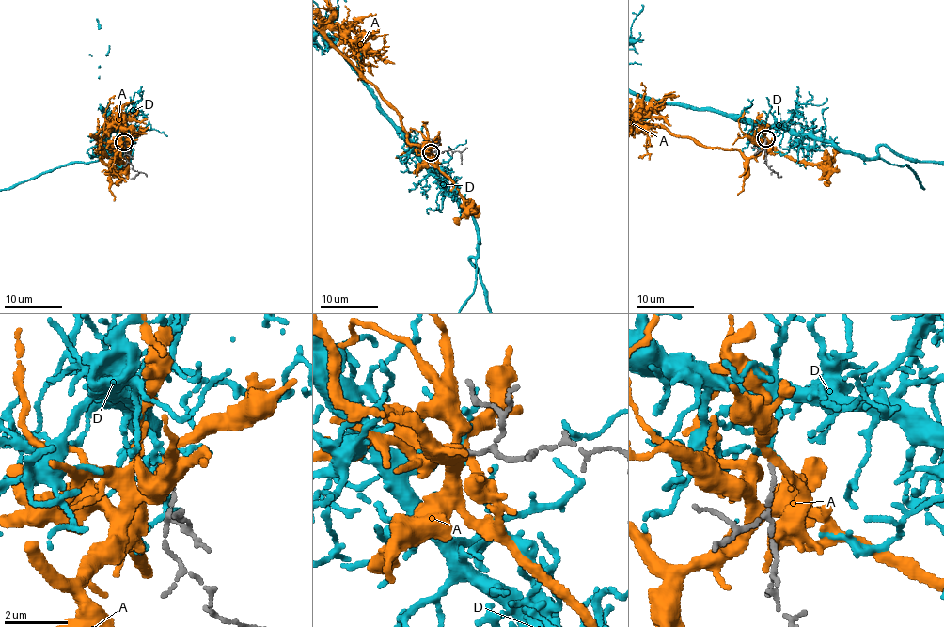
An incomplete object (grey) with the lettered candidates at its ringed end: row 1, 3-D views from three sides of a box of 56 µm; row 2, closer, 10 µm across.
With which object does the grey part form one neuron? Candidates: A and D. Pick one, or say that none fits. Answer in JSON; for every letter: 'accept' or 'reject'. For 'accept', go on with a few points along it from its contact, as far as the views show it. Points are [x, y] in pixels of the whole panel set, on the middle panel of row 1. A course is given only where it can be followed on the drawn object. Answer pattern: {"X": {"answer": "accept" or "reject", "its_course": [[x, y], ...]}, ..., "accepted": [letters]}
{"A": {"answer": "reject"}, "D": {"answer": "accept"}, "accepted": ["D"]}

